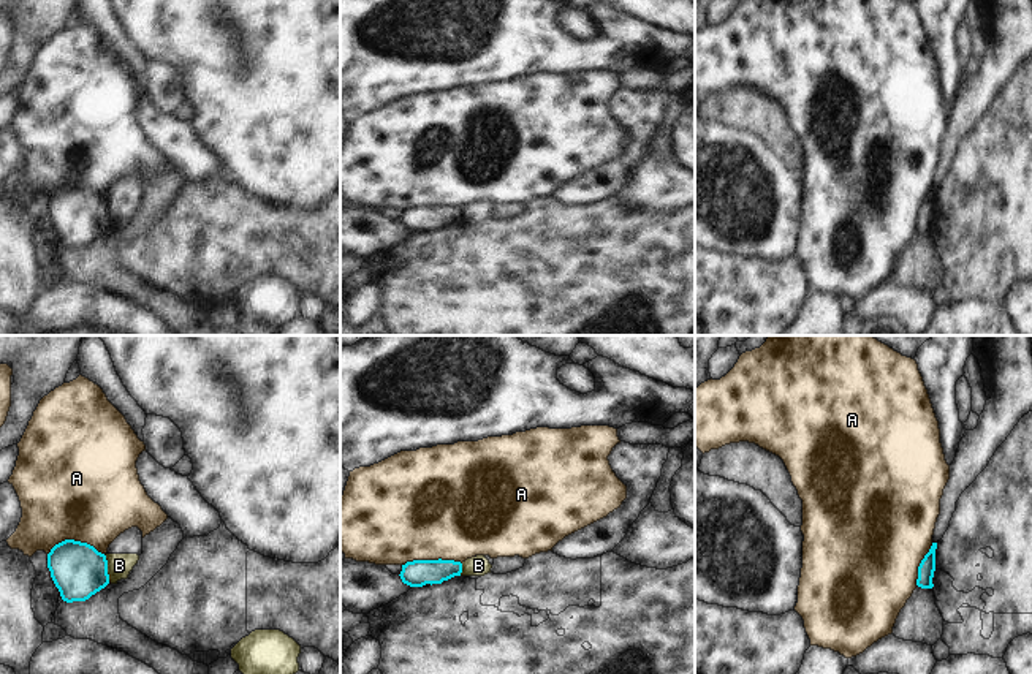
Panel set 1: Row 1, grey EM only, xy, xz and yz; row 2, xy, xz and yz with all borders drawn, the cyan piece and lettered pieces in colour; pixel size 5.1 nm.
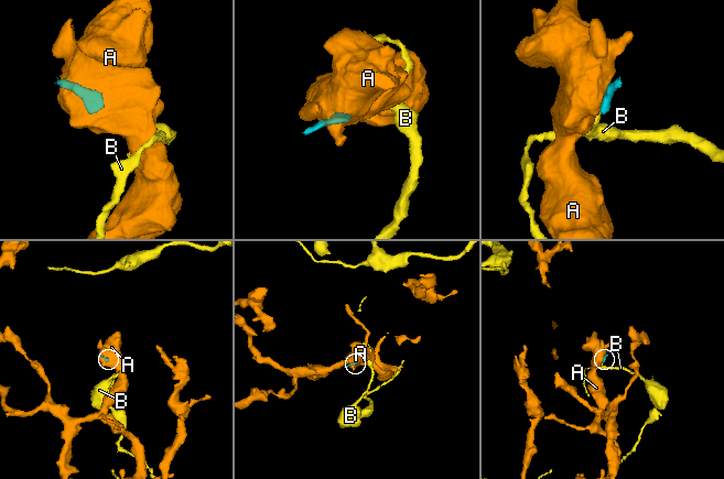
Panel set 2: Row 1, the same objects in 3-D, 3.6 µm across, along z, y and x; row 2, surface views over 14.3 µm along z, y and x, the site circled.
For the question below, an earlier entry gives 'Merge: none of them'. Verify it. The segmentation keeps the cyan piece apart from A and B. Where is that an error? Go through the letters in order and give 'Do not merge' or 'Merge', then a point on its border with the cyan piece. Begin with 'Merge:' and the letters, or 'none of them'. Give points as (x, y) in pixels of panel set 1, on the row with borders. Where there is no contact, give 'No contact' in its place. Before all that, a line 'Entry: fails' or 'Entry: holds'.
Entry: holds
Merge: none of them
A: Do not merge. Touches cyan at xy (76, 541)
B: Do not merge. Touches cyan at xy (106, 568).

